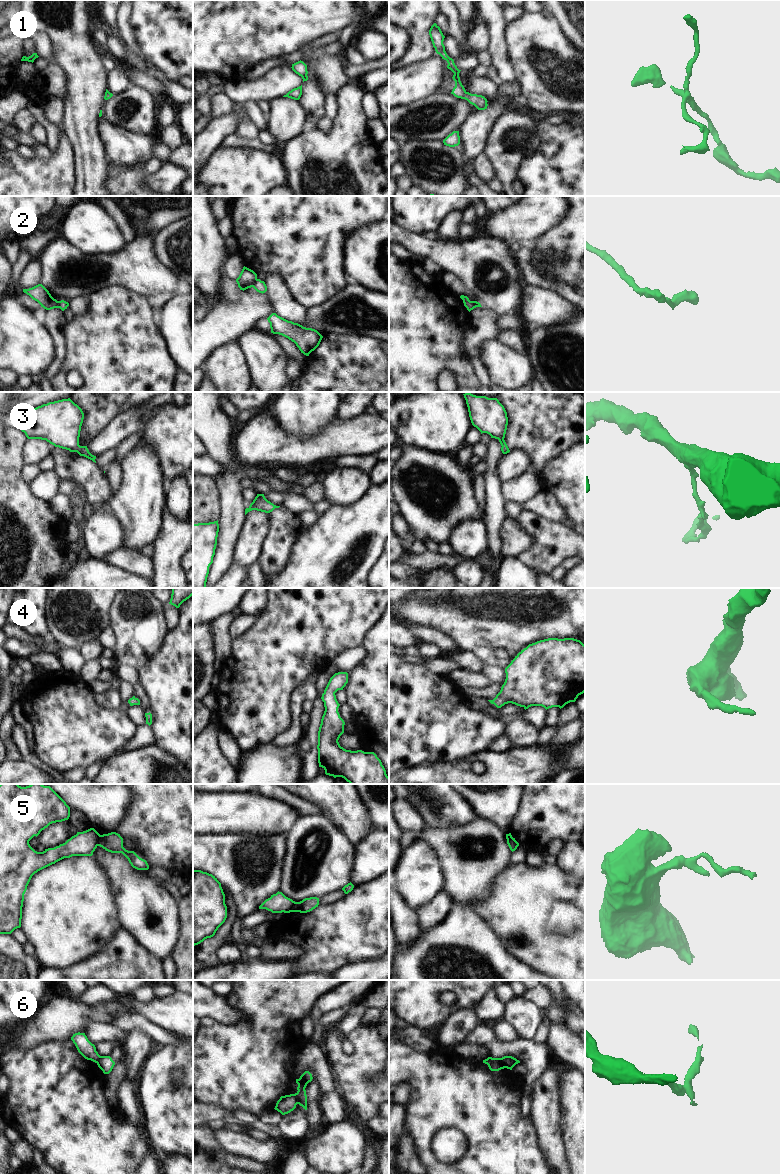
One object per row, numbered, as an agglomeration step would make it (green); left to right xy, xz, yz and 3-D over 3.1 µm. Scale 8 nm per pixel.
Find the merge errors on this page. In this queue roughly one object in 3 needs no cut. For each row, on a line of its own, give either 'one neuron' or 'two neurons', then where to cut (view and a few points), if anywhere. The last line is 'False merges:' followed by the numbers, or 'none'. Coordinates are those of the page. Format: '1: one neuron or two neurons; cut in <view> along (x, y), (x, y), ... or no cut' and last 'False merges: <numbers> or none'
1: two neurons; cut in yz along (466, 92), (462, 98)
2: two neurons; cut in xz along (256, 278), (252, 286)
3: one neuron; no cut
4: one neuron; no cut
5: two neurons; cut in xy along (101, 835), (97, 845)
6: two neurons; cut in xz along (294, 1094), (297, 1103)
False merges: 1, 2, 5, 6

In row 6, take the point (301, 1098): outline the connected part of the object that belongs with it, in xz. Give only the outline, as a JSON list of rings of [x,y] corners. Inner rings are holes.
[[[305,1071],[299,1079],[296,1079],[296,1083],[298,1084],[298,1091],[295,1093],[296,1103],[302,1106],[305,1110],[307,1110],[307,1095],[305,1088],[312,1079],[312,1074],[309,1071]]]

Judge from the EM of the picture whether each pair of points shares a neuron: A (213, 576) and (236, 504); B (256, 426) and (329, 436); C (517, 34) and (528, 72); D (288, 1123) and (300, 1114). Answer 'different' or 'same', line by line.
A: same
B: same
C: same
D: same

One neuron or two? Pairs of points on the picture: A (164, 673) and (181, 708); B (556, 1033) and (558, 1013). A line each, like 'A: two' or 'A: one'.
A: one
B: two

